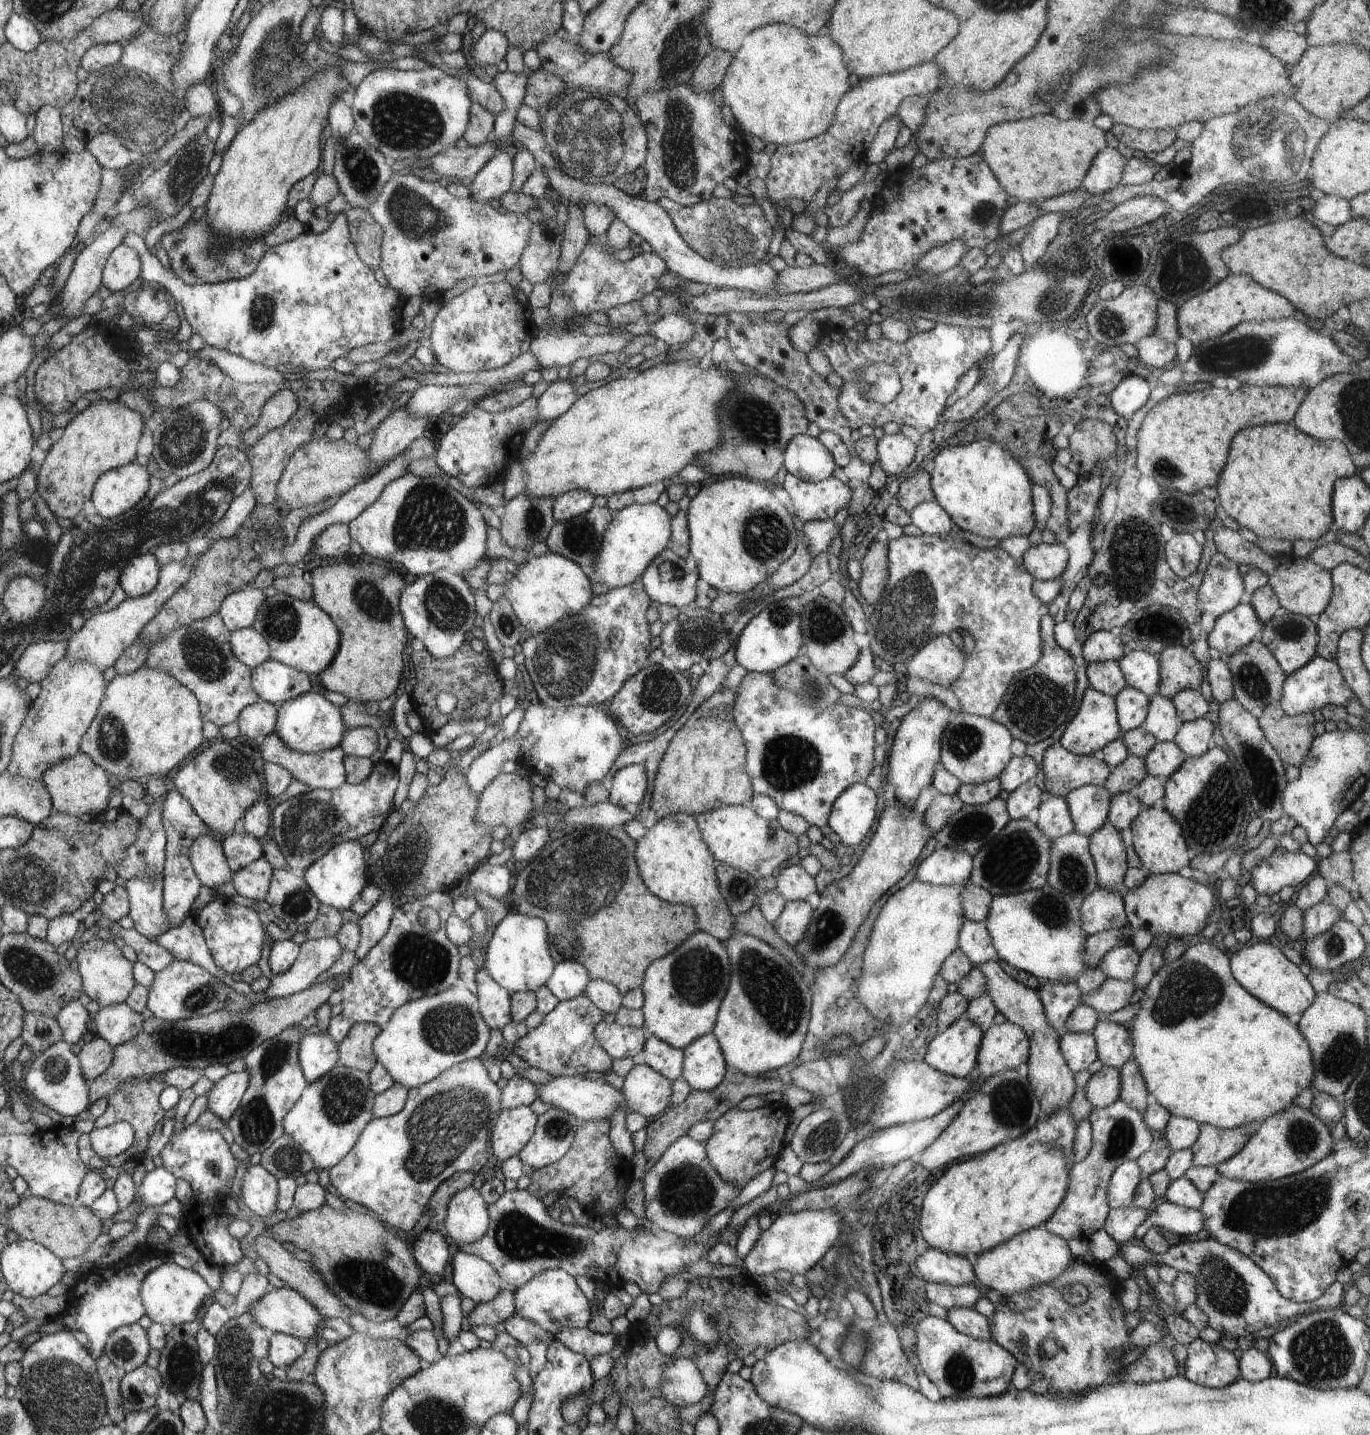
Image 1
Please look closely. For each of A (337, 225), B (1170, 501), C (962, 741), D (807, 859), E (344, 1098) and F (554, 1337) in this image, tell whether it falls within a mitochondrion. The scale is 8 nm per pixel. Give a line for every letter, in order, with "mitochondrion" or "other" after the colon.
A: other
B: mitochondrion
C: mitochondrion
D: other
E: mitochondrion
F: other

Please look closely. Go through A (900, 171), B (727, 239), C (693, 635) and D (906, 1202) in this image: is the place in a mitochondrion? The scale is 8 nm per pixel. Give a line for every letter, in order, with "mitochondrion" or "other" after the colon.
A: other
B: mitochondrion
C: mitochondrion
D: other

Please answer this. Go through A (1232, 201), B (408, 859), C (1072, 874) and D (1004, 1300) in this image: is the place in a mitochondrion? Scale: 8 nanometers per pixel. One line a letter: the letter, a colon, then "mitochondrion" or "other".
A: other
B: mitochondrion
C: mitochondrion
D: other

